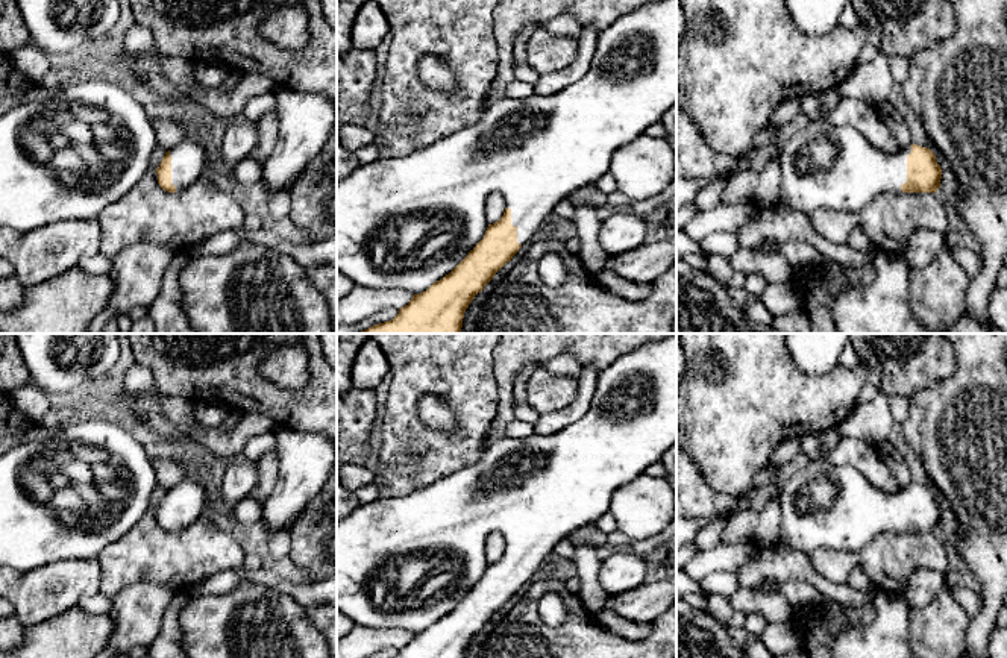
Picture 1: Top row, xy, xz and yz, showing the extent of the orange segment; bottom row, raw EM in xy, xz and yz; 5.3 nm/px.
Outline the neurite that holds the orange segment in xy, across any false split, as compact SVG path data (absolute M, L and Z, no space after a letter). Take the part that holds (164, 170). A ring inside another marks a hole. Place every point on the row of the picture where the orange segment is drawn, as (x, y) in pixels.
M191 139L171 147L156 168L158 183L164 191L179 193L205 177L206 152Z

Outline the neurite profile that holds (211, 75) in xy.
M200 61L194 64L194 79L200 86L218 89L234 70L217 61Z

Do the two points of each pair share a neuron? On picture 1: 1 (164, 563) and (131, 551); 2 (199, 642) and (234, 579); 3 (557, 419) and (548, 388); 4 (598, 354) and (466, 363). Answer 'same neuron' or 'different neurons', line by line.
1: same neuron
2: different neurons
3: different neurons
4: different neurons

